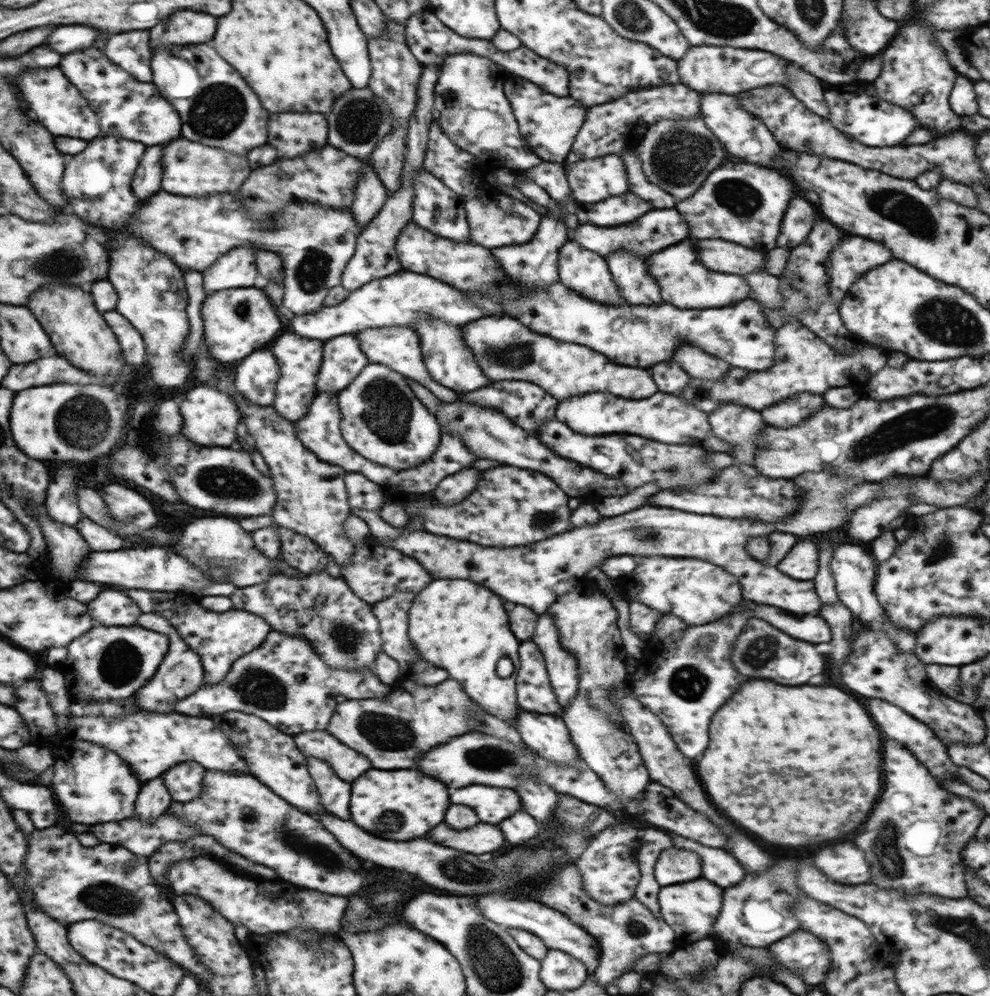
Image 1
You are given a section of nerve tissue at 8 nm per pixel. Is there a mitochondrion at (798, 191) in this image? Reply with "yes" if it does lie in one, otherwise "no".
no

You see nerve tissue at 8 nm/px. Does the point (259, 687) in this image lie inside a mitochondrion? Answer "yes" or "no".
yes

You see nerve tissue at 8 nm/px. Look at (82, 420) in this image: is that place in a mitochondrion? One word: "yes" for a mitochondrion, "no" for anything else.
yes

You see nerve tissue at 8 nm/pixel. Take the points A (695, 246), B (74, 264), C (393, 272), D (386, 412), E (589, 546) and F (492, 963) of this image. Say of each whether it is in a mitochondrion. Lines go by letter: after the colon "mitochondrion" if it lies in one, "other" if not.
A: other
B: mitochondrion
C: other
D: mitochondrion
E: other
F: mitochondrion

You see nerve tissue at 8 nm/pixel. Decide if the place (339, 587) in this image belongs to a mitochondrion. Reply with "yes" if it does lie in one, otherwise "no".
no

